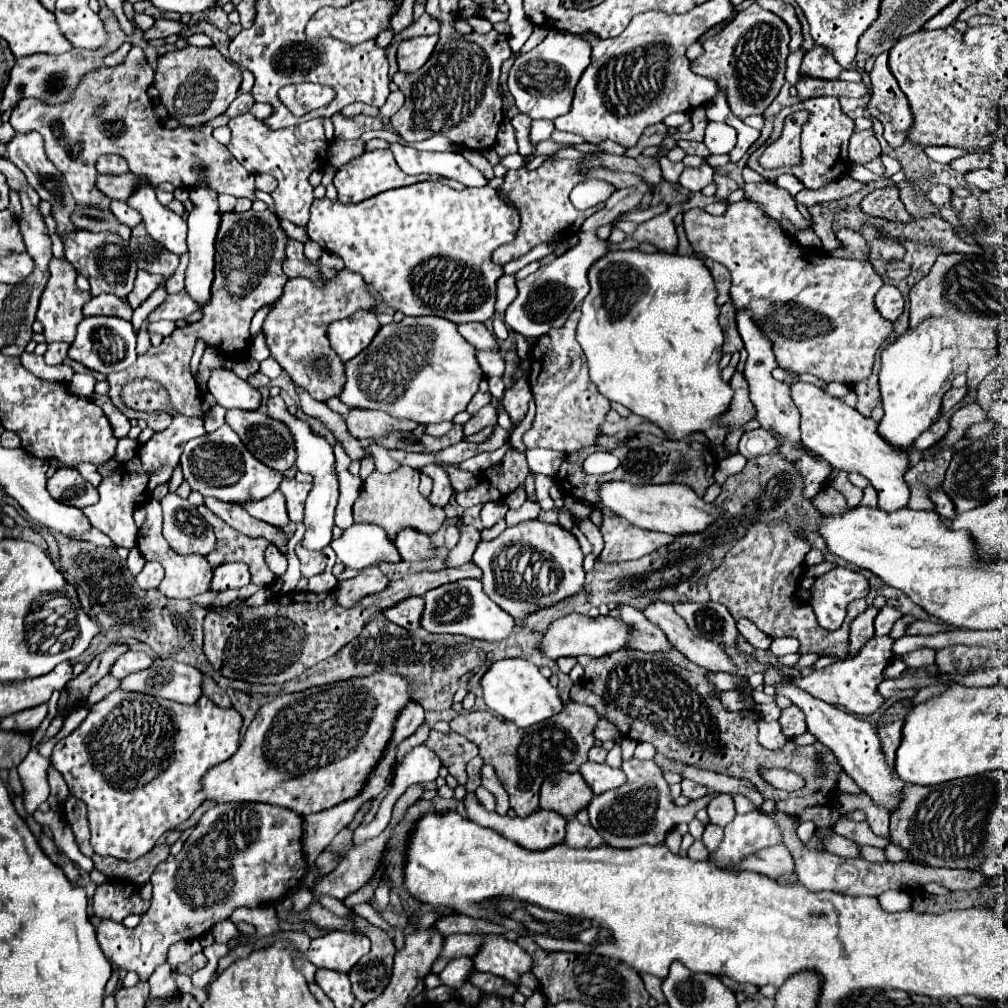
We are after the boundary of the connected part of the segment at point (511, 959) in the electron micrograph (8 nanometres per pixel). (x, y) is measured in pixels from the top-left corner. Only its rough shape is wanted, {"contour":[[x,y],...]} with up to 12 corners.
{"contour":[[486,934],[478,972],[514,986],[532,972],[532,956],[514,940]]}

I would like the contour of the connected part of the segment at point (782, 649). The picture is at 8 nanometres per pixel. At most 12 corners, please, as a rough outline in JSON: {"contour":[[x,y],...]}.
{"contour":[[774,638],[770,652],[784,656],[798,650],[794,638]]}

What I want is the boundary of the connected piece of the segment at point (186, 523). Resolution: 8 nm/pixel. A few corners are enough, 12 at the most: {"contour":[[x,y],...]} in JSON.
{"contour":[[168,494],[164,538],[178,554],[208,556],[212,526]]}

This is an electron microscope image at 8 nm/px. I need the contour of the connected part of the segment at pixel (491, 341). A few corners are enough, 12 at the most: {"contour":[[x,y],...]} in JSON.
{"contour":[[480,322],[458,324],[458,332],[478,350],[498,348]]}

